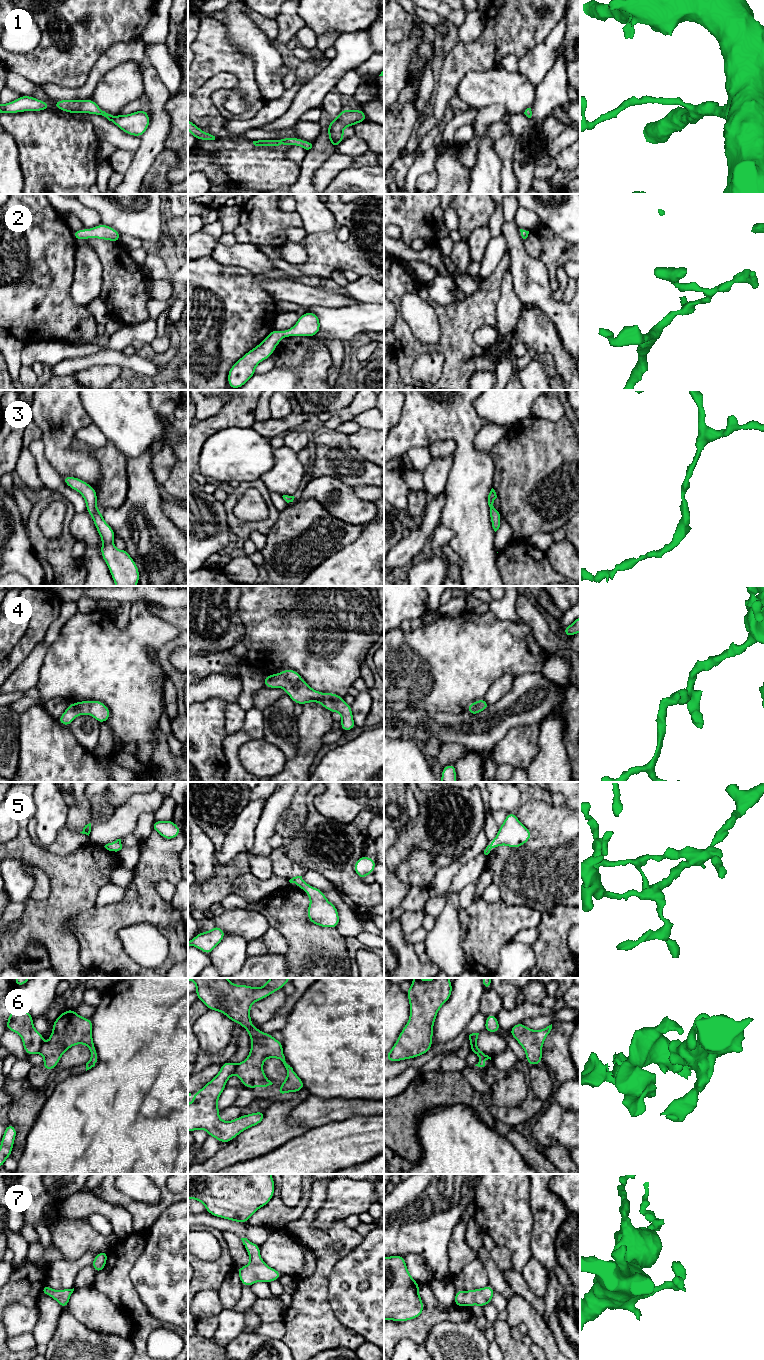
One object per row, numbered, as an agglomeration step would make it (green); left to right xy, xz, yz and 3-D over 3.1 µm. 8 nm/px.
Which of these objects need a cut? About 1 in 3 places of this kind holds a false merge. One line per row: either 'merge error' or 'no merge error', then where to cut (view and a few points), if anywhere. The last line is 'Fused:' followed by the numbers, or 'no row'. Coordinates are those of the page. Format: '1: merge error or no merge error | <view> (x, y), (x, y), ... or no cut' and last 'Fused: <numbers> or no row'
1: no merge error | no cut
2: no merge error | no cut
3: no merge error | no cut
4: no merge error | no cut
5: no merge error | no cut
6: merge error | xz (237, 1064), (233, 1073)
7: no merge error | no cut
Fused: 6

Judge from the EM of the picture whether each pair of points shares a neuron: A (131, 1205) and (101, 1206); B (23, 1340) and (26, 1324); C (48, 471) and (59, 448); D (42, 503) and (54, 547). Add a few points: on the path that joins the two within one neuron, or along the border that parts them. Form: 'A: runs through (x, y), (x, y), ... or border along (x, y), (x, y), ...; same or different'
A: border along (99, 1198), (112, 1204); different
B: border along (31, 1332), (25, 1332), (10, 1338); different
C: border along (42, 443), (44, 458), (61, 477); different
D: runs through (34, 515), (34, 532), (42, 540); same

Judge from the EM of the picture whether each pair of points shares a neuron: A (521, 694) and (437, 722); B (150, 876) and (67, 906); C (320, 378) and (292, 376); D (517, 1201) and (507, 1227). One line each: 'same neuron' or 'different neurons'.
A: same neuron
B: different neurons
C: different neurons
D: same neuron

